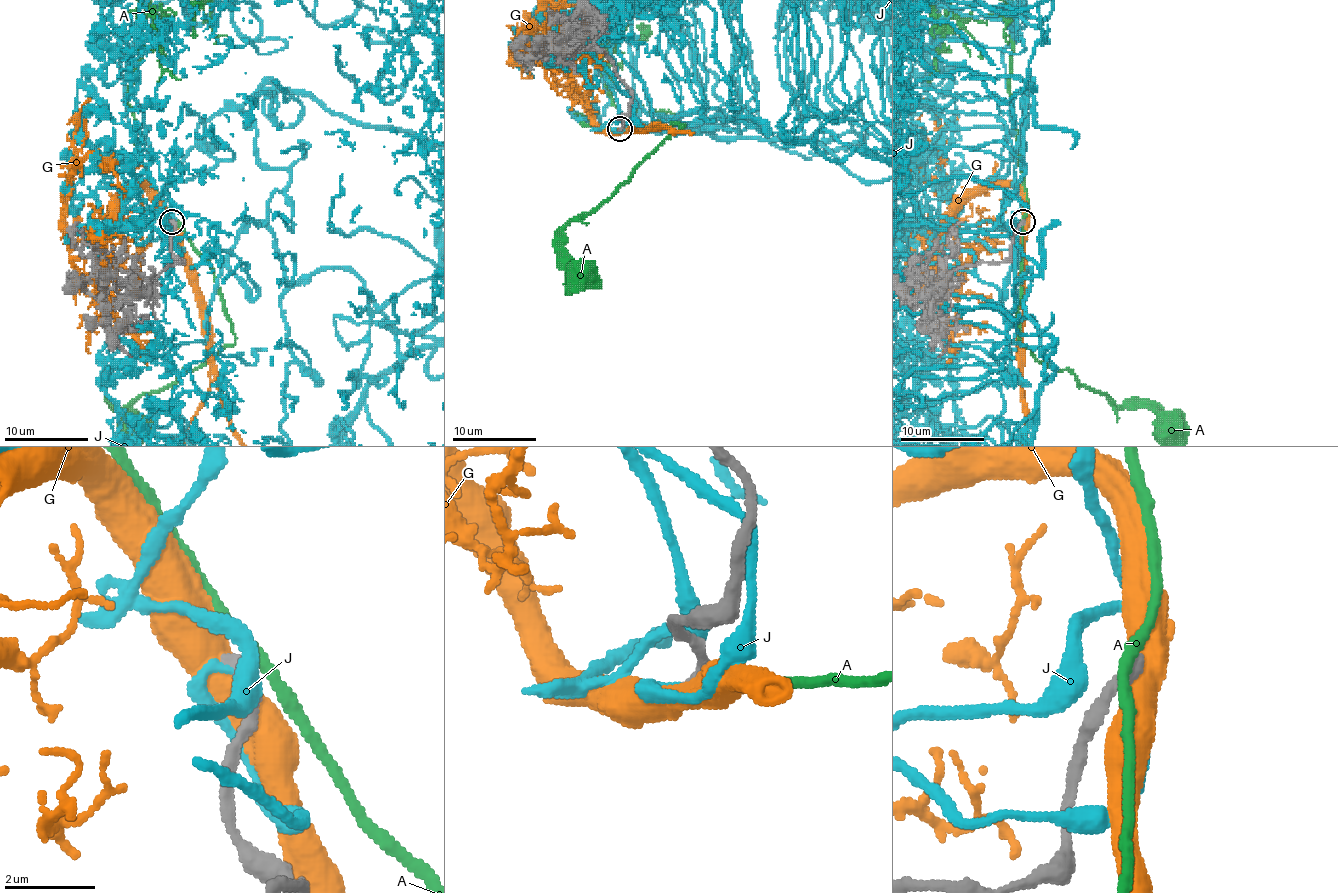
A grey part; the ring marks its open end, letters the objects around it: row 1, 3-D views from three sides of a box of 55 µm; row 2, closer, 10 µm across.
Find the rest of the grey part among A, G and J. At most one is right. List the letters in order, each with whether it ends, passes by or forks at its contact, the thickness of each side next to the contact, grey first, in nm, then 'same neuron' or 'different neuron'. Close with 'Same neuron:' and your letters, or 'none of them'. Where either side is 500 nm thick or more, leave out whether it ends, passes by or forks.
A: it passes by; 360 nm thick on the grey side, 280 nm on the other; different neuron
G: 380 nm thick on the grey side, 550 nm on the other; different neuron
J: it passes by; 360 nm thick on the grey side, 180 nm on the other; same neuron
Same neuron: J

